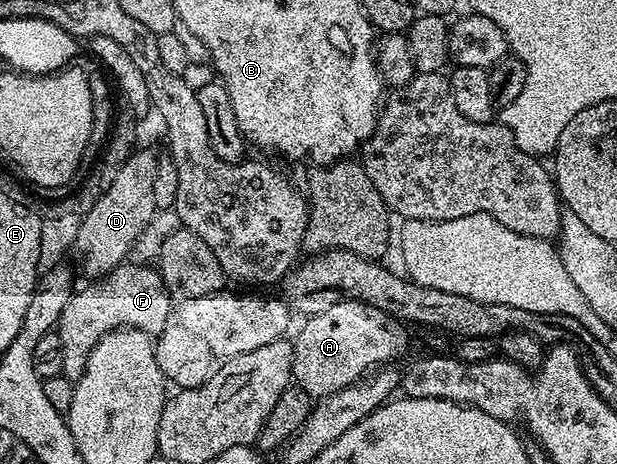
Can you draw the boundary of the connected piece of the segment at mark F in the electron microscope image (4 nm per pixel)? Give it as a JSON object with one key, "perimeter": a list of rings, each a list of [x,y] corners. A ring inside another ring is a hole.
{"perimeter":[[[124,263],[111,273],[92,280],[92,285],[76,288],[65,311],[61,311],[57,336],[61,355],[62,376],[72,383],[79,382],[86,370],[87,357],[97,347],[98,341],[118,329],[138,329],[143,333],[158,335],[173,308],[172,294],[158,268]]]}

